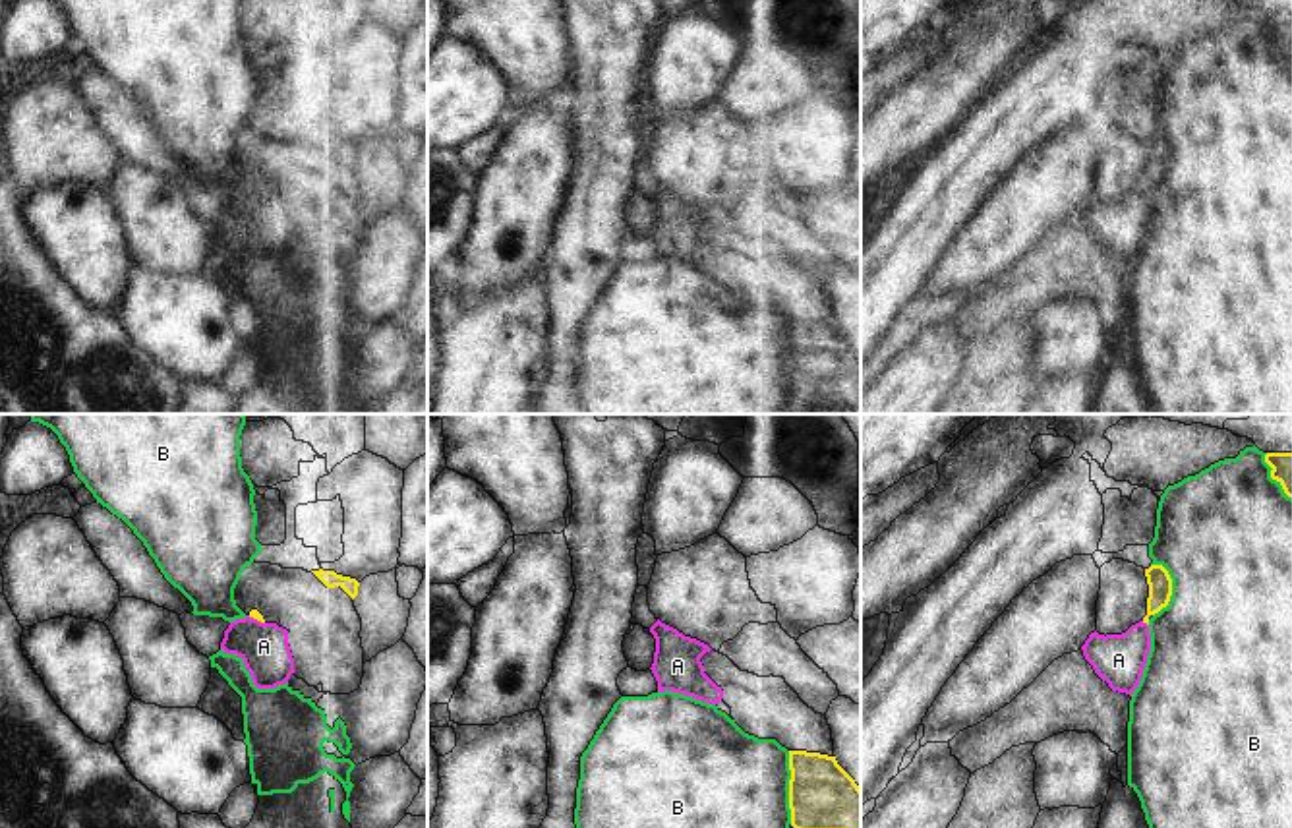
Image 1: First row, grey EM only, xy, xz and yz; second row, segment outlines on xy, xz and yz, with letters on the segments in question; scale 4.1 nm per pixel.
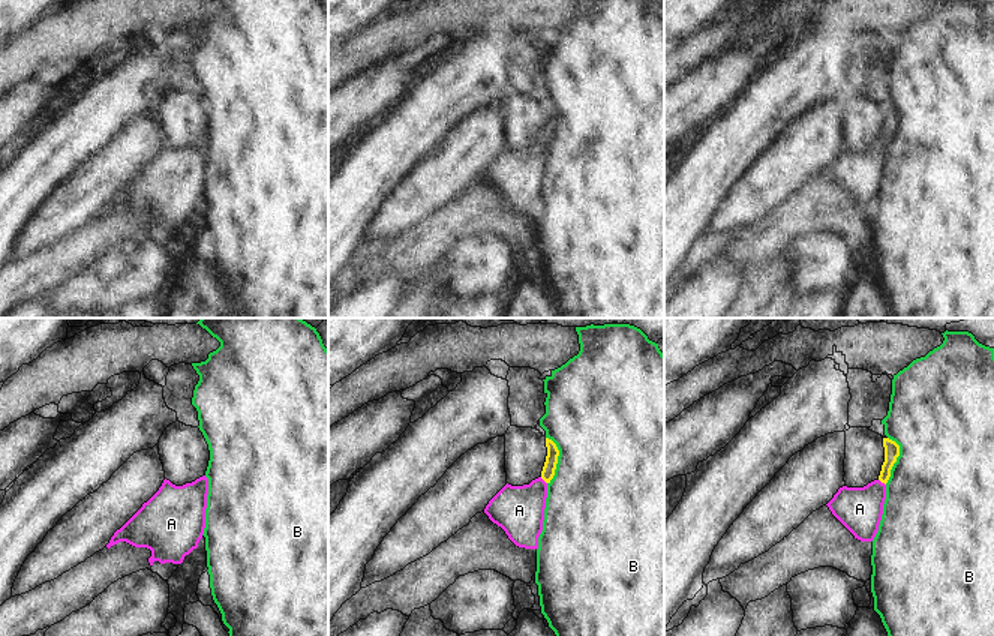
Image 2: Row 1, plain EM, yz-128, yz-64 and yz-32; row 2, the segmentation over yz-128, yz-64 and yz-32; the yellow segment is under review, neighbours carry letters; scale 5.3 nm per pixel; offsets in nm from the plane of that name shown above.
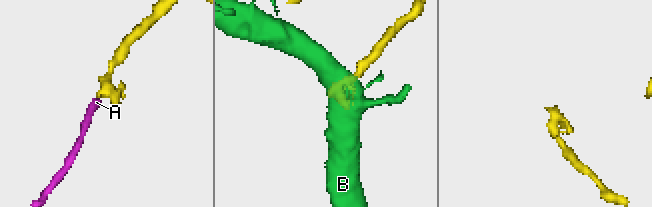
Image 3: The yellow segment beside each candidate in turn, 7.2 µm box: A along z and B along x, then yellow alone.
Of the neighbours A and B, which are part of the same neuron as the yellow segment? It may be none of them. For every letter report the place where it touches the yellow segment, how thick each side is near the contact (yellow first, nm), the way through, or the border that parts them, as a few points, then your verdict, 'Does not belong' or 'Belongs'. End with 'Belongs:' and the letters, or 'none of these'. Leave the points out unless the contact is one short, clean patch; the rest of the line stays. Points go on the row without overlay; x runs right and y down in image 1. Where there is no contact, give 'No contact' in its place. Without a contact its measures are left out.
A: Touches yellow at yz (1145, 188). Thickness 100 nm (yellow) against 200 nm. Path across: yz (1159, 147), (1159, 165), (1145, 188), (1136, 209), (1118, 227). Belongs
B: Touches yellow at xz (790, 354). Thickness 280 nm (yellow) against 500 nm. Does not belong
Belongs: A.

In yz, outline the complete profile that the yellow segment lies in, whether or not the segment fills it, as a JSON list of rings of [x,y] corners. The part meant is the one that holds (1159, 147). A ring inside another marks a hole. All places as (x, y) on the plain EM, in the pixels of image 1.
[[[1162,132],[1145,135],[1149,164],[1147,182],[1122,201],[1089,201],[1081,213],[1085,226],[1112,257],[1133,261],[1151,217],[1149,184],[1168,172],[1172,145]]]

